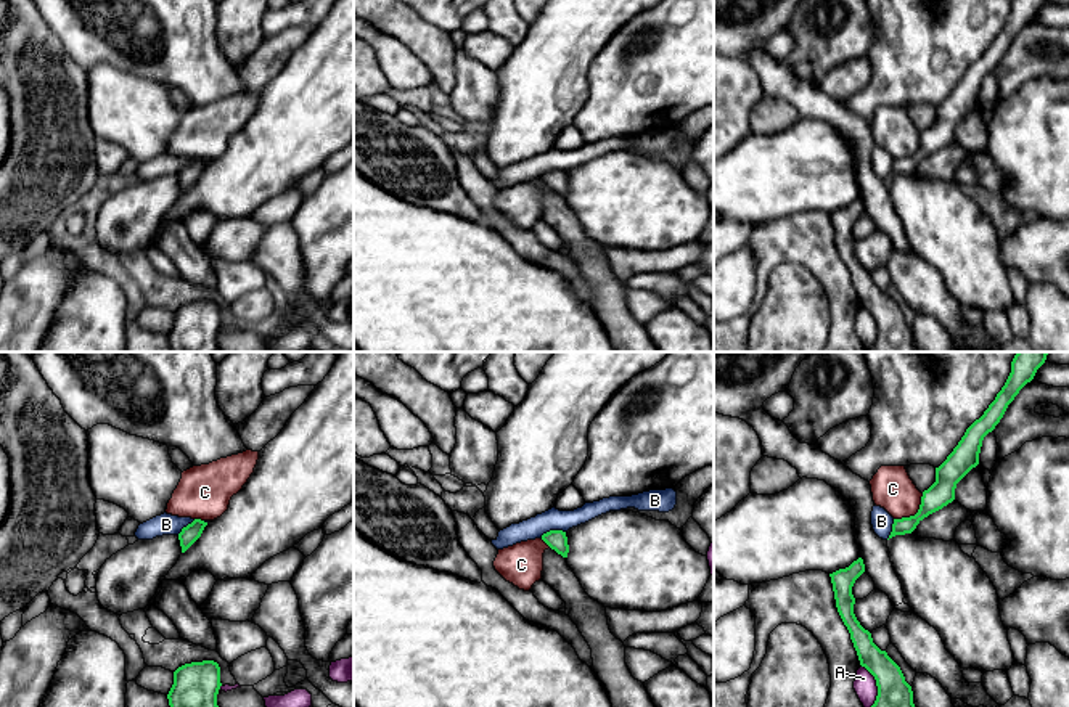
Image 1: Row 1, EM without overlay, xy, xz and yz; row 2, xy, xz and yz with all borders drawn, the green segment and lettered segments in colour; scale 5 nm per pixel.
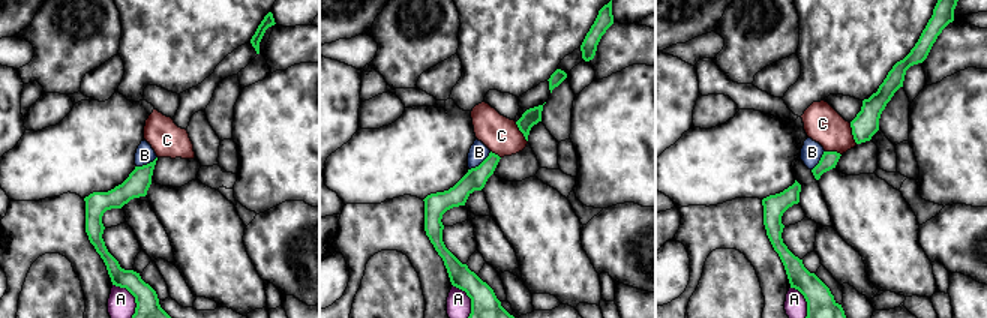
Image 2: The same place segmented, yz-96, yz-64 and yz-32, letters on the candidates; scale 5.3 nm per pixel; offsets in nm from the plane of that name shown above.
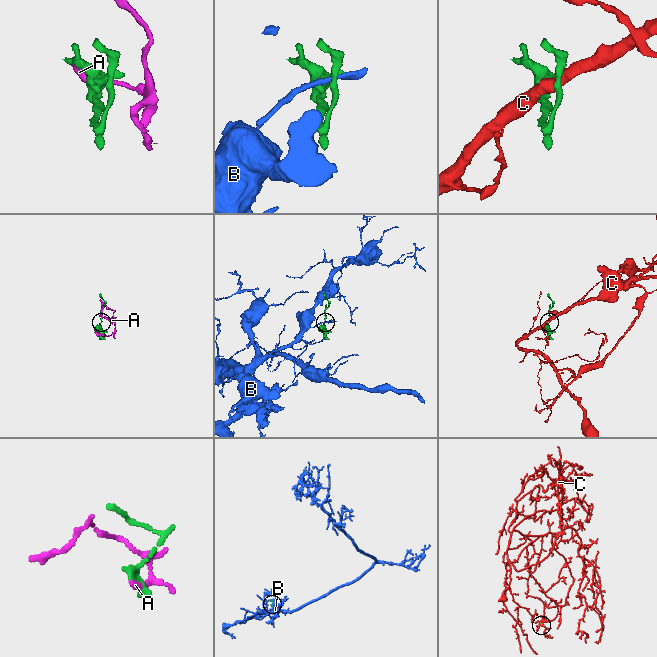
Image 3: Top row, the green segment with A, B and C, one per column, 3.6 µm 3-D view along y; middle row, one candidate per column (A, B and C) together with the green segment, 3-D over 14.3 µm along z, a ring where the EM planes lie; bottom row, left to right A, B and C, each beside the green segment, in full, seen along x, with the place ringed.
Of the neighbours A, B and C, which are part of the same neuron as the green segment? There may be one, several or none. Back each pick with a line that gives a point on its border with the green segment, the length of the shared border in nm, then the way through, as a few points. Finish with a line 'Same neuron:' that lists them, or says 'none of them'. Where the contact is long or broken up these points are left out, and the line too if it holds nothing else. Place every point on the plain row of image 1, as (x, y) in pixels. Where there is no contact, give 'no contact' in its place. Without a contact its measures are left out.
Same neuron: none of them

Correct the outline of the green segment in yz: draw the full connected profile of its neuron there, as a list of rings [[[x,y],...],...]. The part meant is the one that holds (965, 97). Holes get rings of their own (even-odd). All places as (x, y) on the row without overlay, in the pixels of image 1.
[[[1045,0],[1011,2],[1011,13],[995,40],[989,45],[984,55],[966,69],[947,100],[936,108],[936,122],[923,132],[918,153],[910,157],[894,159],[889,178],[911,174],[924,157],[955,140],[956,124],[979,104],[984,77],[995,69],[1008,45],[1014,40],[1019,31],[1034,19],[1037,10],[1043,3]]]

